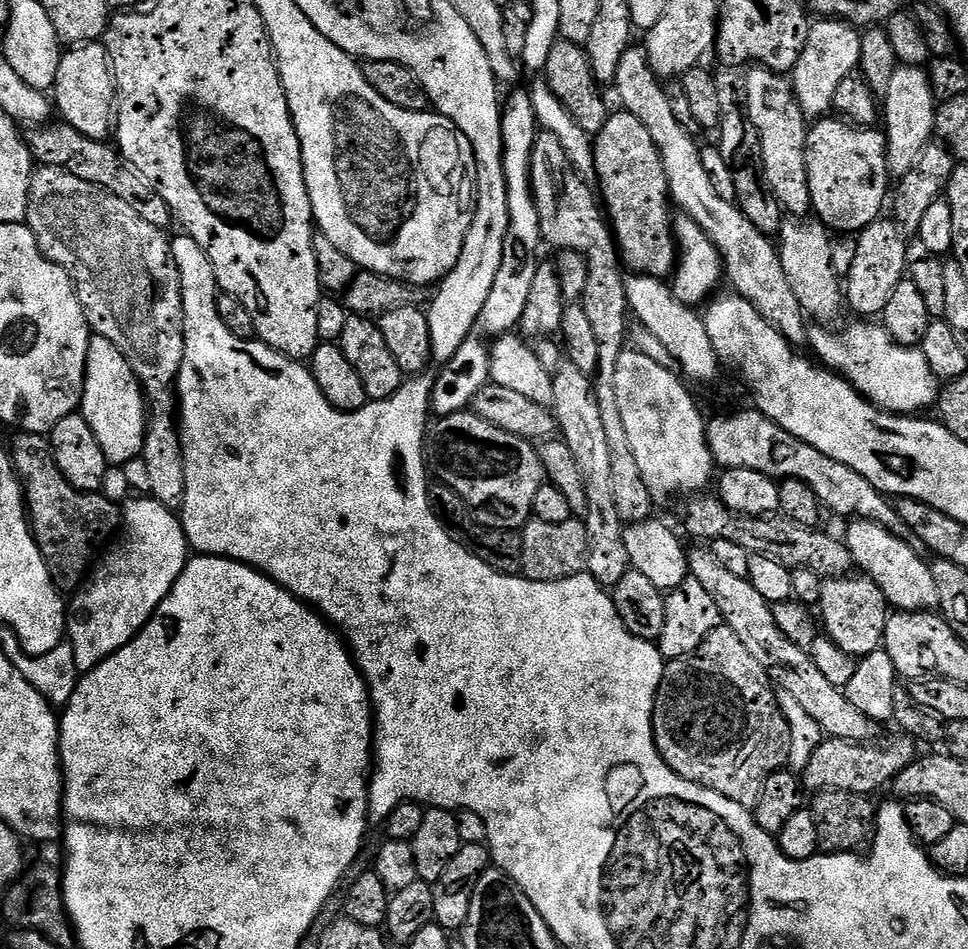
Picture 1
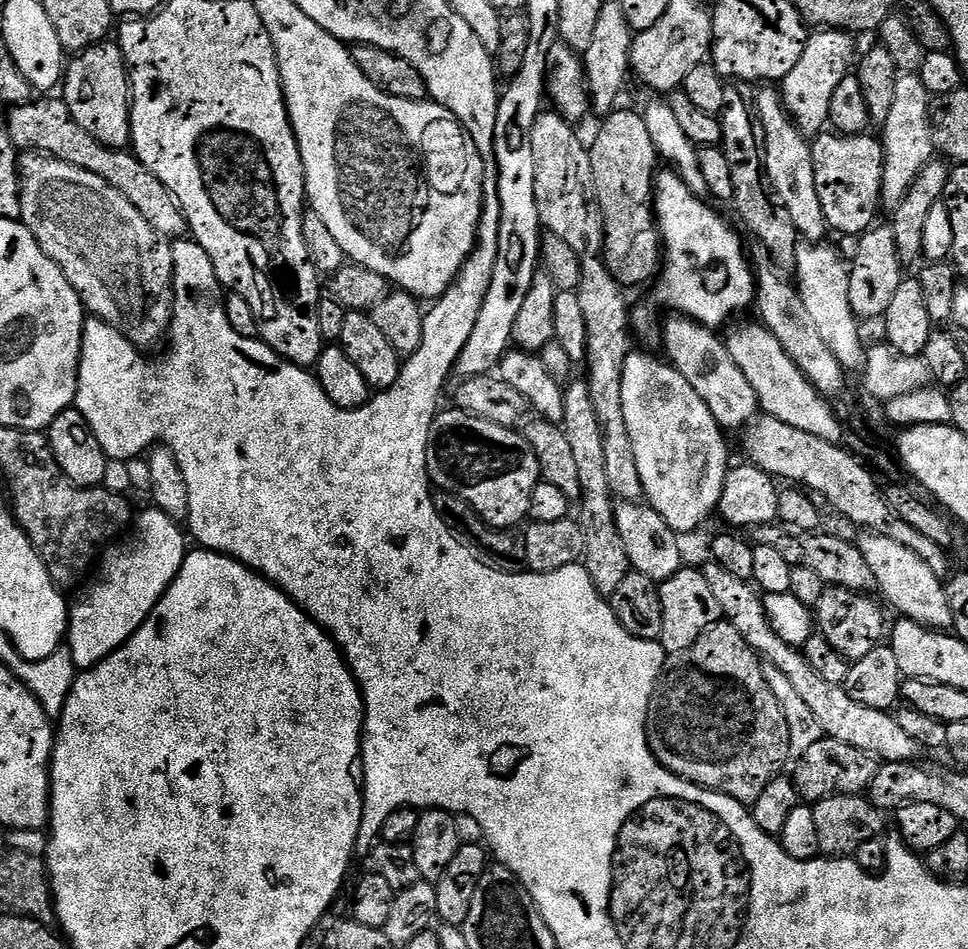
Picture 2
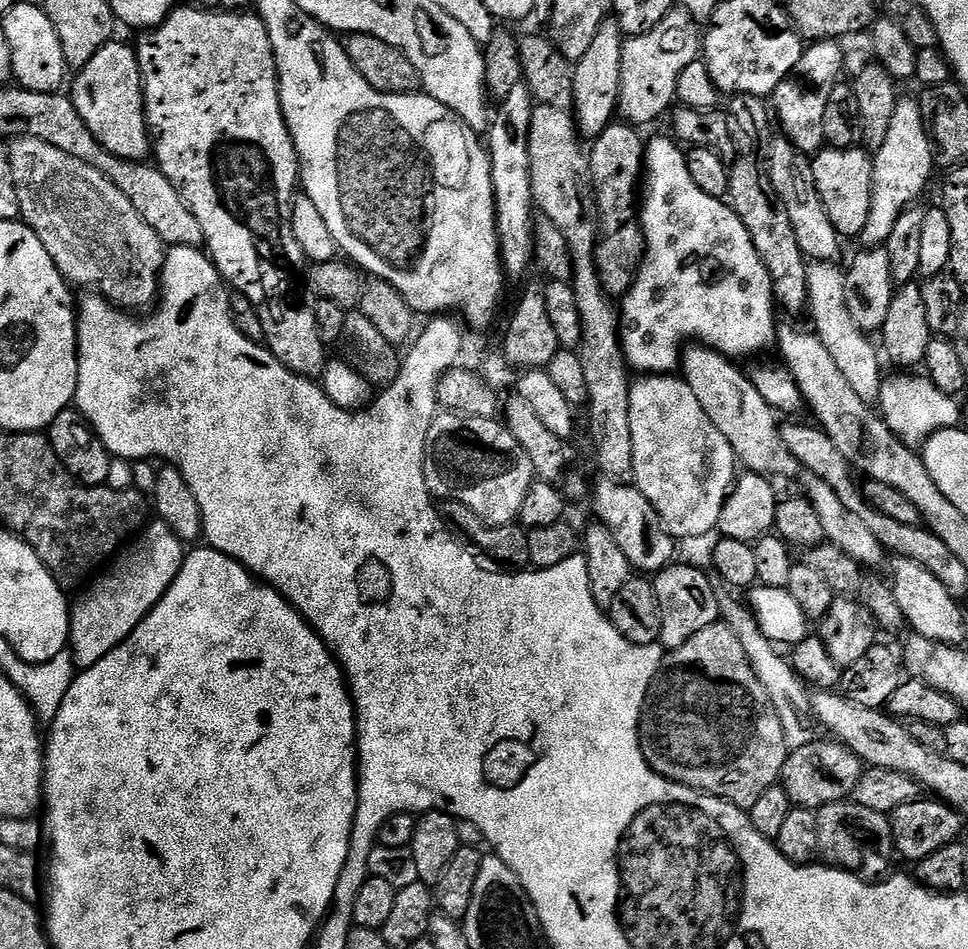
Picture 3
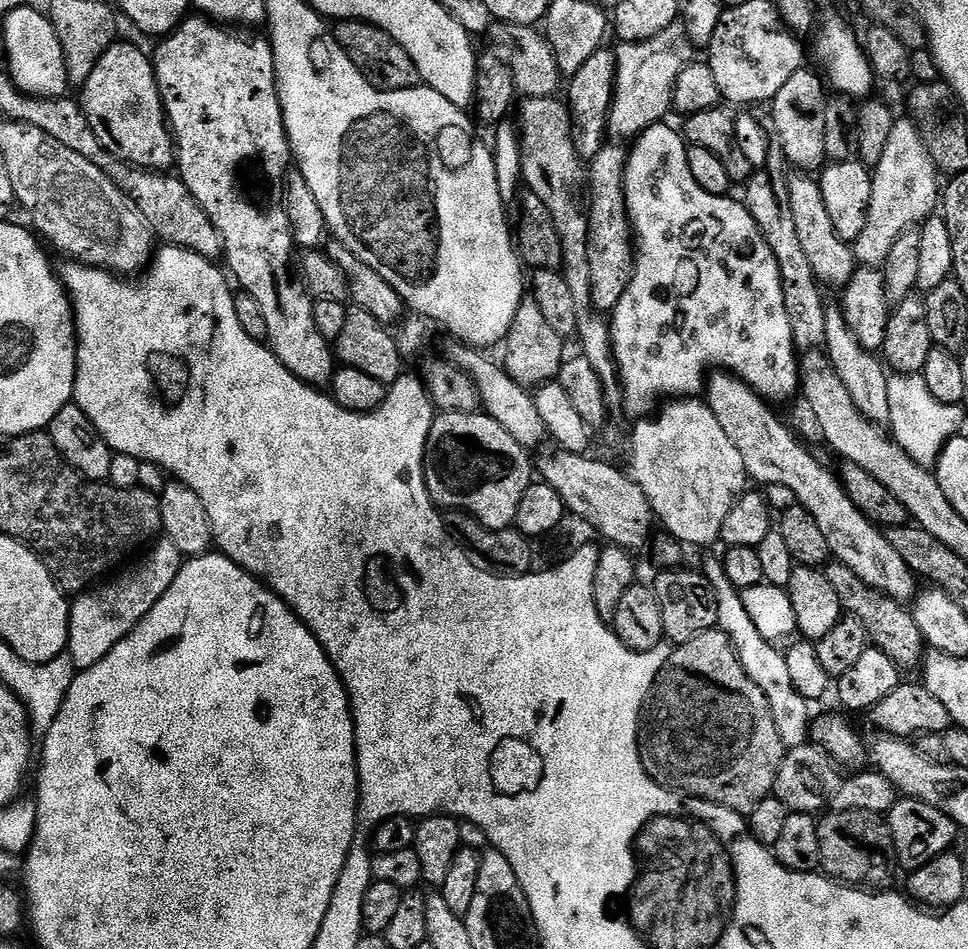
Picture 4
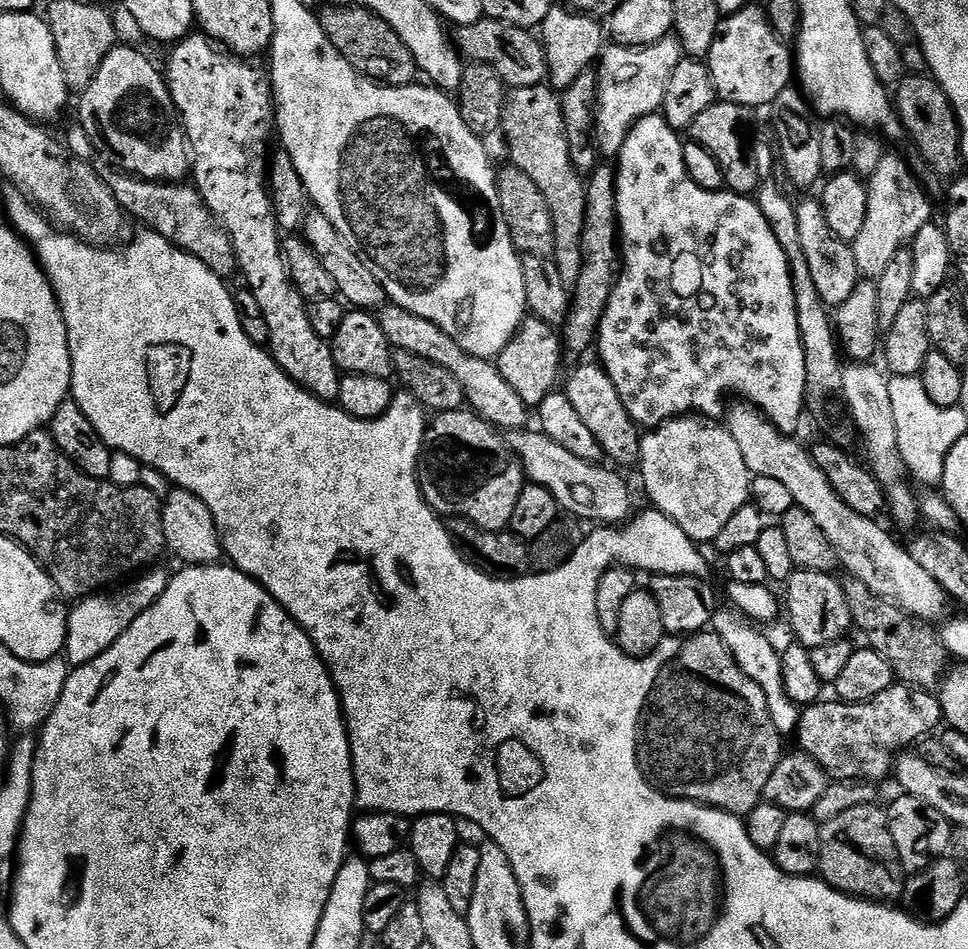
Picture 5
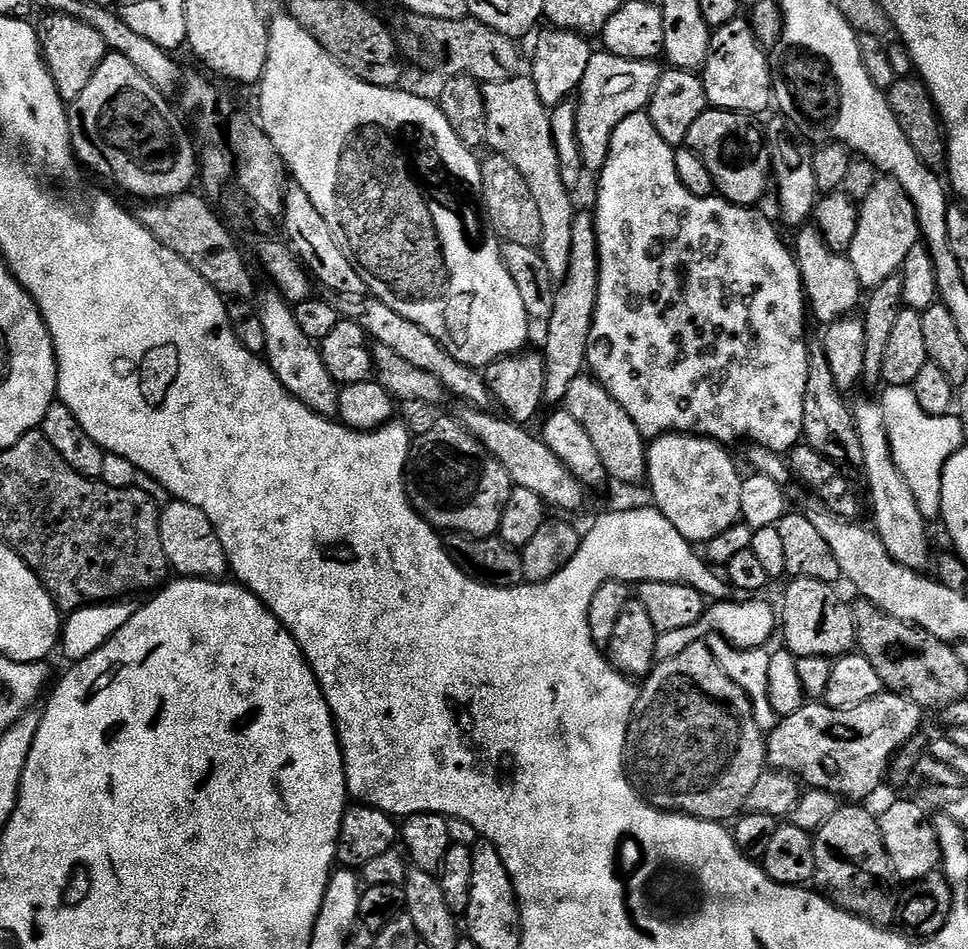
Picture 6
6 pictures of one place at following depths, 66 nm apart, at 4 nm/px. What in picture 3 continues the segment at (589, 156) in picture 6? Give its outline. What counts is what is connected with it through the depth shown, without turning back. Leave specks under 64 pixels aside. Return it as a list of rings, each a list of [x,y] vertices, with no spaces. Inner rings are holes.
[[[676,6],[654,30],[641,36],[629,36],[622,50],[622,86],[618,90],[618,112],[633,126],[652,124],[667,113],[676,100],[678,76],[690,62],[701,59],[702,32],[692,15]]]

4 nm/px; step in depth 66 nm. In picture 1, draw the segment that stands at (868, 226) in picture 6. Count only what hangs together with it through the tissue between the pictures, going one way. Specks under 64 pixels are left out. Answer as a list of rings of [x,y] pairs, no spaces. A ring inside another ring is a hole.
[[[900,64],[894,70],[888,92],[882,97],[882,124],[888,138],[888,163],[897,177],[906,175],[918,162],[936,131],[938,101],[924,68]]]

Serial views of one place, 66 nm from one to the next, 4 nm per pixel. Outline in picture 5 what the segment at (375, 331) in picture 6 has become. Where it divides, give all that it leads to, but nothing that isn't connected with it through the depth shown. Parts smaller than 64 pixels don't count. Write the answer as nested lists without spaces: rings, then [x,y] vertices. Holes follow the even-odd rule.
[[[392,310],[392,313],[382,320],[382,331],[393,349],[400,351],[401,348],[402,351],[408,352],[404,354],[409,357],[435,364],[441,372],[451,374],[456,383],[464,390],[467,407],[486,423],[492,425],[493,429],[520,430],[527,425],[524,423],[530,416],[529,408],[518,398],[518,394],[514,394],[514,390],[510,390],[510,386],[506,386],[505,380],[498,374],[492,360],[474,358],[466,354],[458,346],[458,342],[454,342],[454,338],[450,338],[438,326],[409,312]]]

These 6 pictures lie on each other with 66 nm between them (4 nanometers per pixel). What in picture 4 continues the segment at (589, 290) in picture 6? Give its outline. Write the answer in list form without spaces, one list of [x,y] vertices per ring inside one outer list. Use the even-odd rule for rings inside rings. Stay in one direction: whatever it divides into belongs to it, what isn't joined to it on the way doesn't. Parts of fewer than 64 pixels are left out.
[[[608,142],[590,162],[586,176],[590,181],[590,207],[588,210],[588,261],[592,304],[601,314],[611,313],[618,306],[626,286],[630,286],[636,269],[634,233],[628,219],[624,175],[628,165],[629,149],[620,142]]]

